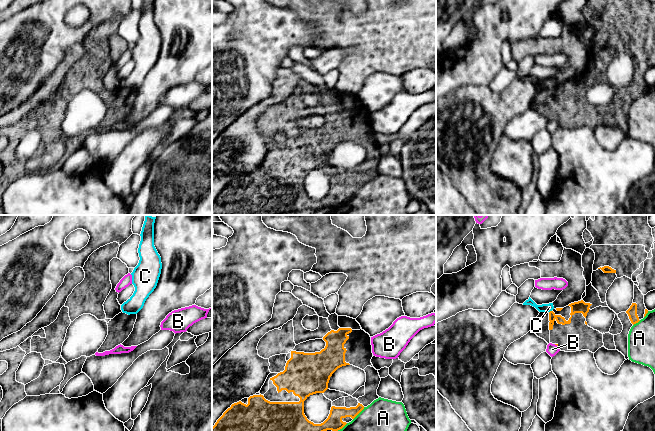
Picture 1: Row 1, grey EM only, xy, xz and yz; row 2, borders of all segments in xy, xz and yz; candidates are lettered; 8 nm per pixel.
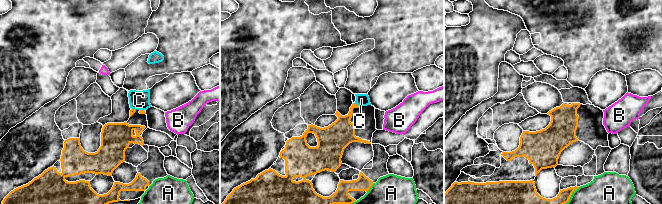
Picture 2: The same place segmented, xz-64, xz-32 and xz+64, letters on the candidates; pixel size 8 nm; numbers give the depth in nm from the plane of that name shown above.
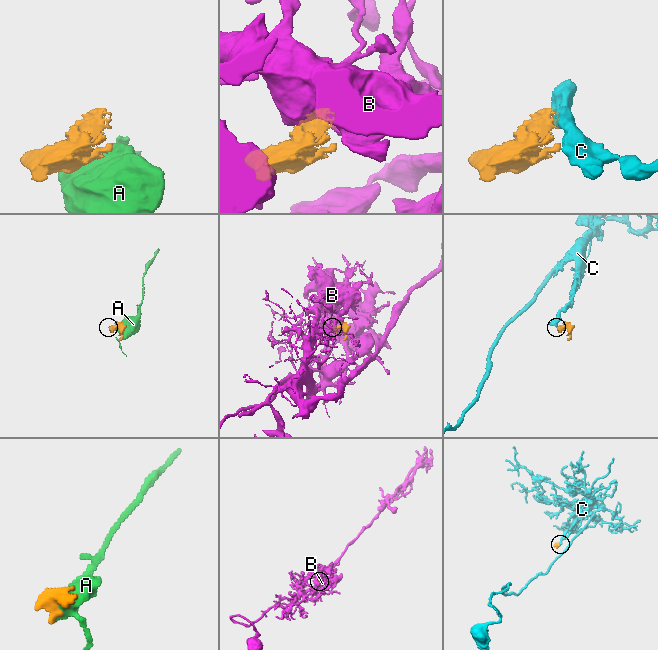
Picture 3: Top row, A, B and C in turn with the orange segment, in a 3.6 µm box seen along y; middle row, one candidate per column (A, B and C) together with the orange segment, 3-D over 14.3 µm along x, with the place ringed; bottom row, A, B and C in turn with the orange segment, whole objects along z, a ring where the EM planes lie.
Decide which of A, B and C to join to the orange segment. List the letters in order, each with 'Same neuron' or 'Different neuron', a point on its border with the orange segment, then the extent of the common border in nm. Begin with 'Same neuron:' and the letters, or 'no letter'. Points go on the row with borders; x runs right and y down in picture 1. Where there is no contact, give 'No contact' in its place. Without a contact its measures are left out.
Same neuron: no letter
A: Different neuron. Touches orange at xz (359, 412). Shared border 140 nm
B: Different neuron. Touches orange at yz (556, 344). Shared border 40 nm
C: Different neuron. Touches orange at yz (550, 311). Shared border 30 nm

